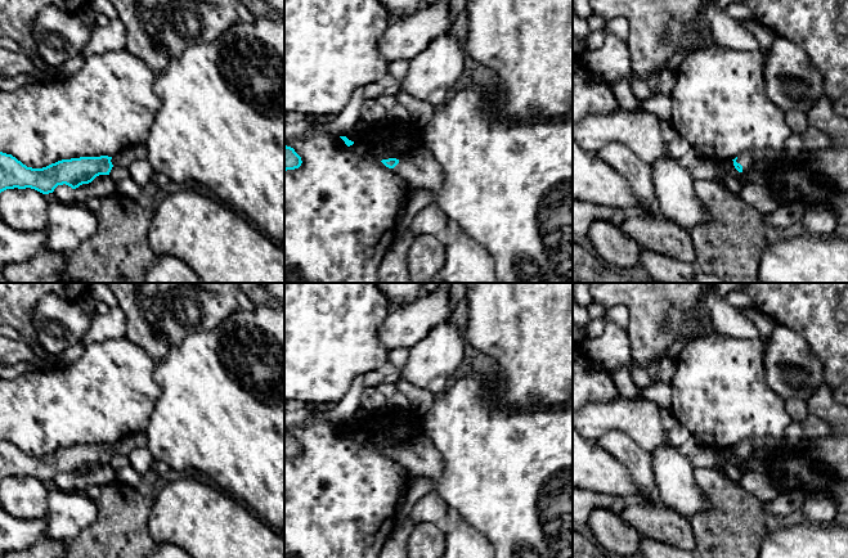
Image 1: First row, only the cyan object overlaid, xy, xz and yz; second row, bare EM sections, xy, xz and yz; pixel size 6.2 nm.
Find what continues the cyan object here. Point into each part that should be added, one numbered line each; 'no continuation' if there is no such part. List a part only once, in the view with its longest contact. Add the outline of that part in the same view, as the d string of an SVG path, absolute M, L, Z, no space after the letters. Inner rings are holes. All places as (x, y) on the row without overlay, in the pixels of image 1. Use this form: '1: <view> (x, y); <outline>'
1: yz (745, 448); M750 440L741 441L737 445L736 450L742 454L742 459L749 459L749 458L751 458L754 455L753 442Z

